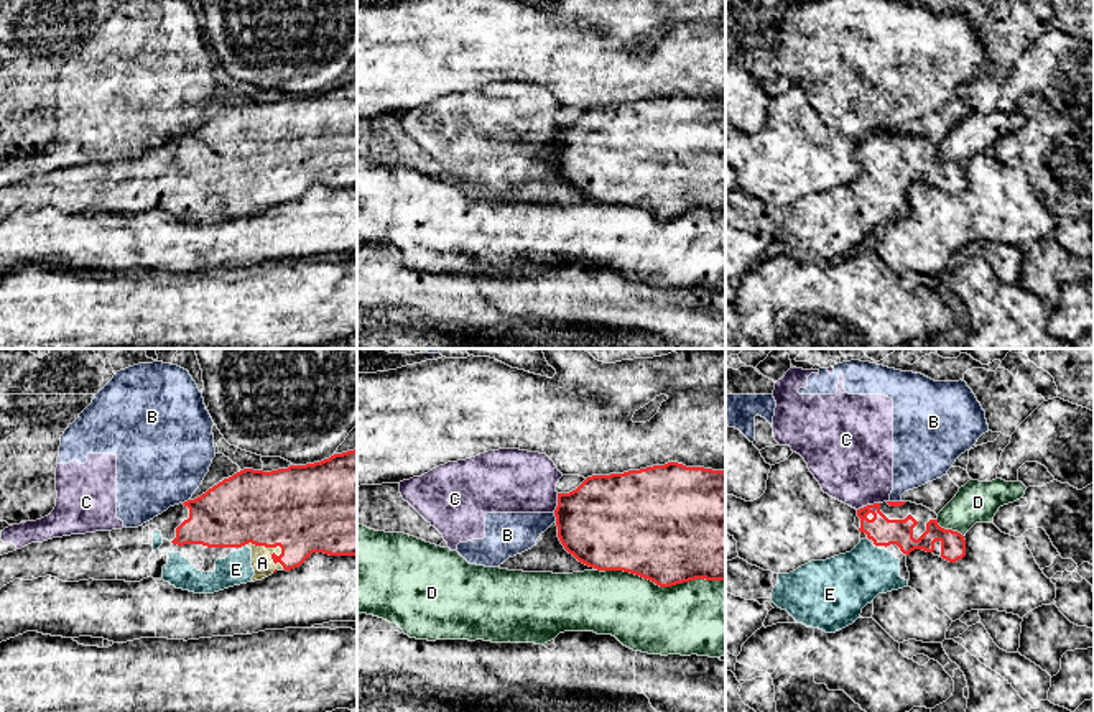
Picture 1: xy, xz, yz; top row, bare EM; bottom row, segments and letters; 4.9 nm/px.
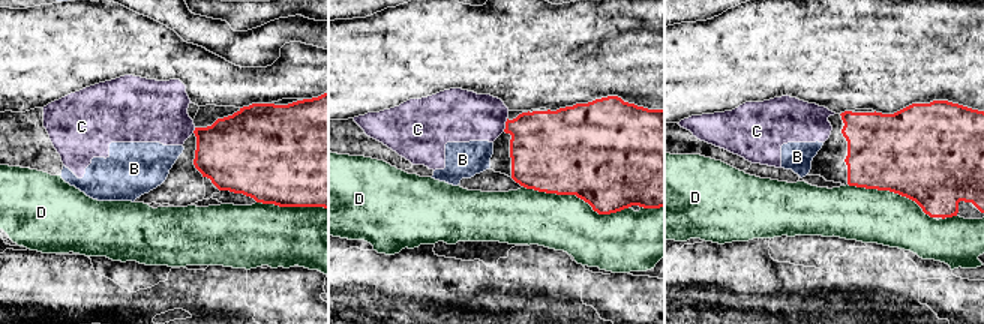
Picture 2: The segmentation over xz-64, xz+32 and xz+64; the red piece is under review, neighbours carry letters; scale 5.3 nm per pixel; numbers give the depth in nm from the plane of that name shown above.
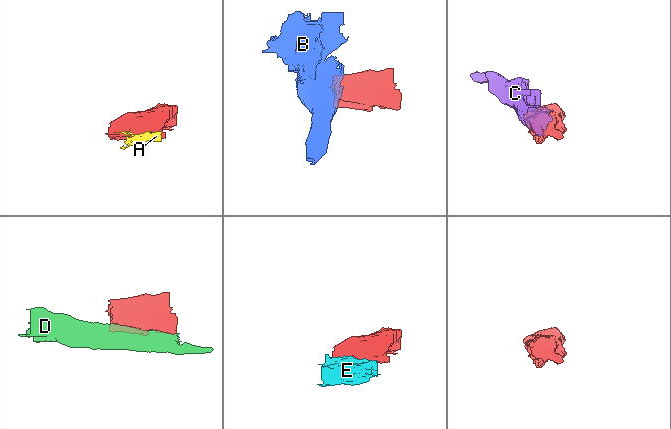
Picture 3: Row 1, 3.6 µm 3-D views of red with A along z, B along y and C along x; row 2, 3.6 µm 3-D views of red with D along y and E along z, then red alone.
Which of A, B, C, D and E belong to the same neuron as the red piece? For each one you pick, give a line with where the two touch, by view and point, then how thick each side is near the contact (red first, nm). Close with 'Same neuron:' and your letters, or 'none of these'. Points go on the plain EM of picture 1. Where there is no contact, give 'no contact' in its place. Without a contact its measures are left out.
A: xy (278, 176) | 440/110 nm
E: xy (242, 176) | 360/150 nm
Same neuron: A, E

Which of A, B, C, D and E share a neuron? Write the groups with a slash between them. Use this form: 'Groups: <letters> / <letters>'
Groups: A E / B C / D

